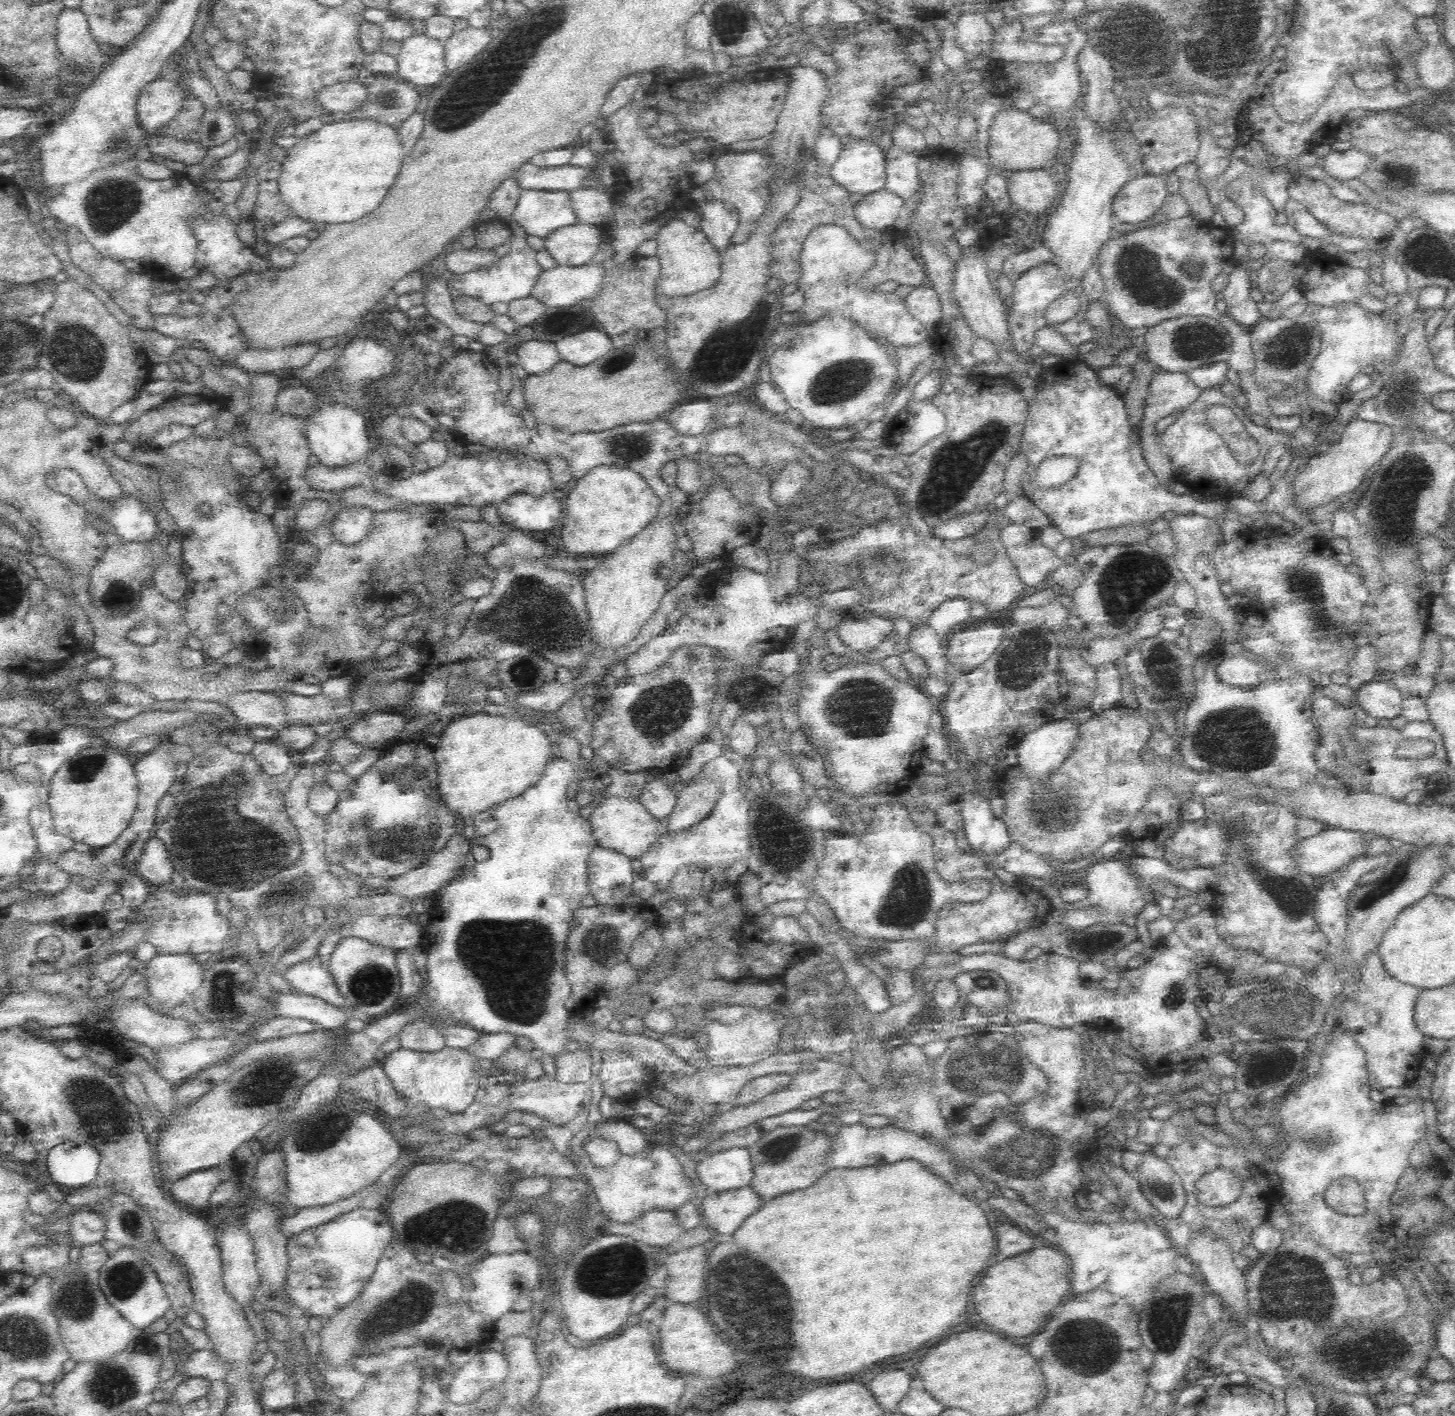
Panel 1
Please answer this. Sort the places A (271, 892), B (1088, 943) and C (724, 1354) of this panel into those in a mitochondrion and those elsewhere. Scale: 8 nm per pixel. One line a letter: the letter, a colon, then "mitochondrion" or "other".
A: mitochondrion
B: mitochondrion
C: mitochondrion

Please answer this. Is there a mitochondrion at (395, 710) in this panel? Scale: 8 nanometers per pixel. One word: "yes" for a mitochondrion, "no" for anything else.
no

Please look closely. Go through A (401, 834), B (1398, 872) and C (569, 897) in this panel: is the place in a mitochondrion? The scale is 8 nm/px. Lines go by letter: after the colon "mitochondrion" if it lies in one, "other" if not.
A: mitochondrion
B: mitochondrion
C: other

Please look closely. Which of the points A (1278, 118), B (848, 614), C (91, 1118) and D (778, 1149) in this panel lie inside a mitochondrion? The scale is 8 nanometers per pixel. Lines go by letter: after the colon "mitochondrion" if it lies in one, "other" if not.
A: other
B: other
C: mitochondrion
D: other

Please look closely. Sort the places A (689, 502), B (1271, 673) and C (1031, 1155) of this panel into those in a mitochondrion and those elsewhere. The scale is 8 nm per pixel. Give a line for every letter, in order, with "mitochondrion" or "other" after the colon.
A: other
B: other
C: mitochondrion

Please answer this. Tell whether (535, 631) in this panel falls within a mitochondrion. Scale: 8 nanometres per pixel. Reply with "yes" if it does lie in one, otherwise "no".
yes

